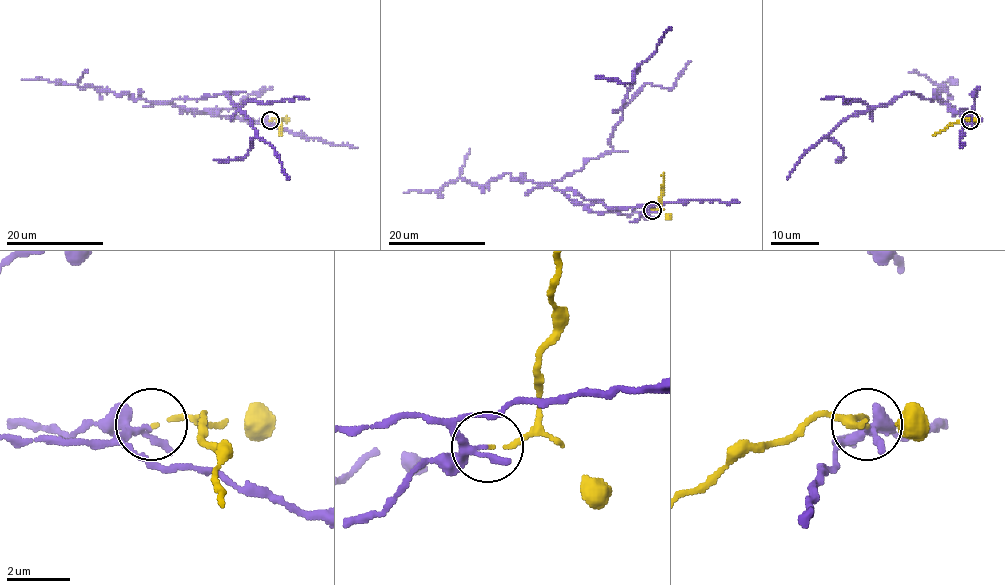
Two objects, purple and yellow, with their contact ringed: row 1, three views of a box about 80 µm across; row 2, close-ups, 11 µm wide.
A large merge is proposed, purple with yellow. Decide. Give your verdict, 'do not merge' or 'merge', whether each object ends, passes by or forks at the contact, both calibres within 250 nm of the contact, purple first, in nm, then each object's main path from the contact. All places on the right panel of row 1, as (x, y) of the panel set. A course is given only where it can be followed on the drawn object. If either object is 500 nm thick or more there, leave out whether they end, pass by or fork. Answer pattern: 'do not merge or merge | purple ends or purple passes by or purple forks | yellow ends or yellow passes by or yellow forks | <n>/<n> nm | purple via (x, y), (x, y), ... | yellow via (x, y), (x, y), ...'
do not merge | purple forks | yellow ends | 180/110 nm | purple via (970, 120), (939, 98), (898, 96), (840, 121), (786, 179) | yellow via (970, 120), (949, 125), (933, 136)

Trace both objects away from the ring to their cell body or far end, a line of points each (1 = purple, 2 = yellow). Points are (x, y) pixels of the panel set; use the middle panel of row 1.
1: (652, 210), (641, 205), (607, 207), (550, 183), (612, 150), (609, 138), (637, 68), (669, 26)
2: (652, 210), (661, 205), (663, 173)

